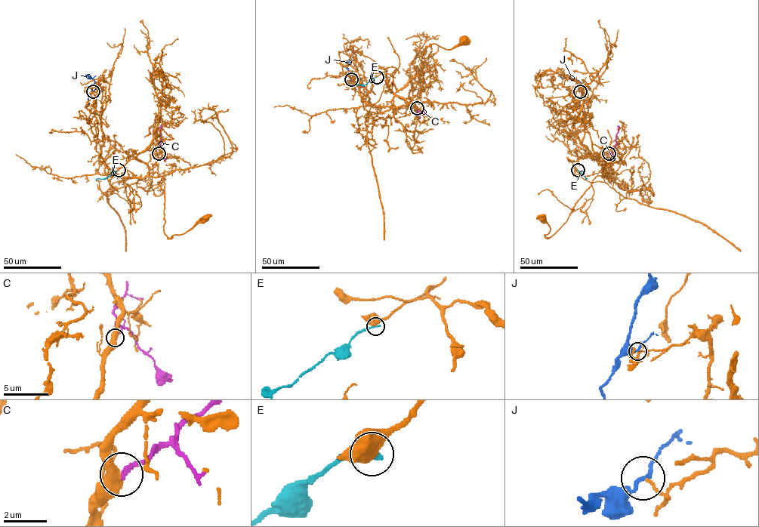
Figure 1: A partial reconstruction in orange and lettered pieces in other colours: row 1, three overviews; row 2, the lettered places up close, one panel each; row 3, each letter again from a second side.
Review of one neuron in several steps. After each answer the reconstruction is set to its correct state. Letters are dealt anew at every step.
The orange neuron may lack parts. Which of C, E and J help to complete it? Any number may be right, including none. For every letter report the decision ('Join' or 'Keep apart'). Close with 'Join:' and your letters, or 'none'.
C: Keep apart
E: Keep apart
J: Keep apart
Join: none

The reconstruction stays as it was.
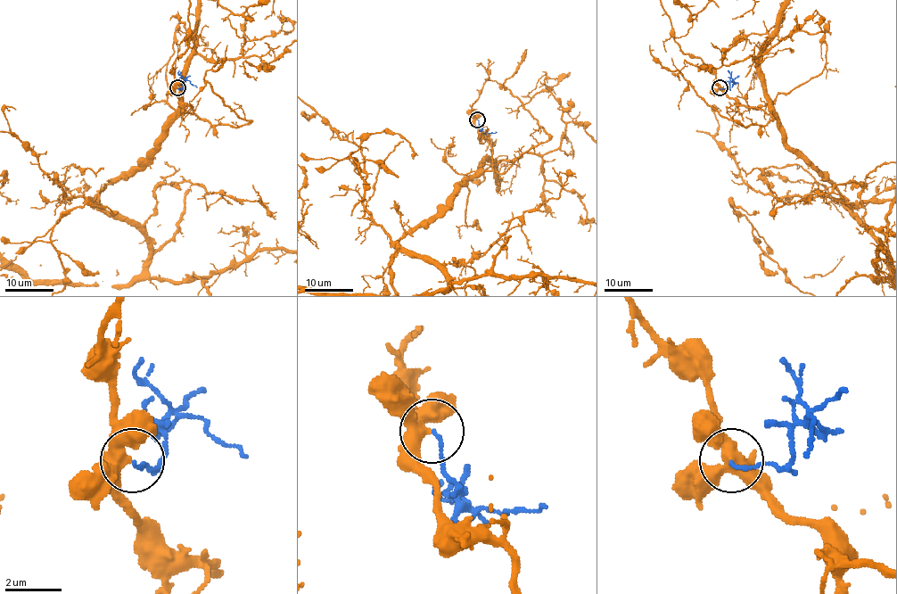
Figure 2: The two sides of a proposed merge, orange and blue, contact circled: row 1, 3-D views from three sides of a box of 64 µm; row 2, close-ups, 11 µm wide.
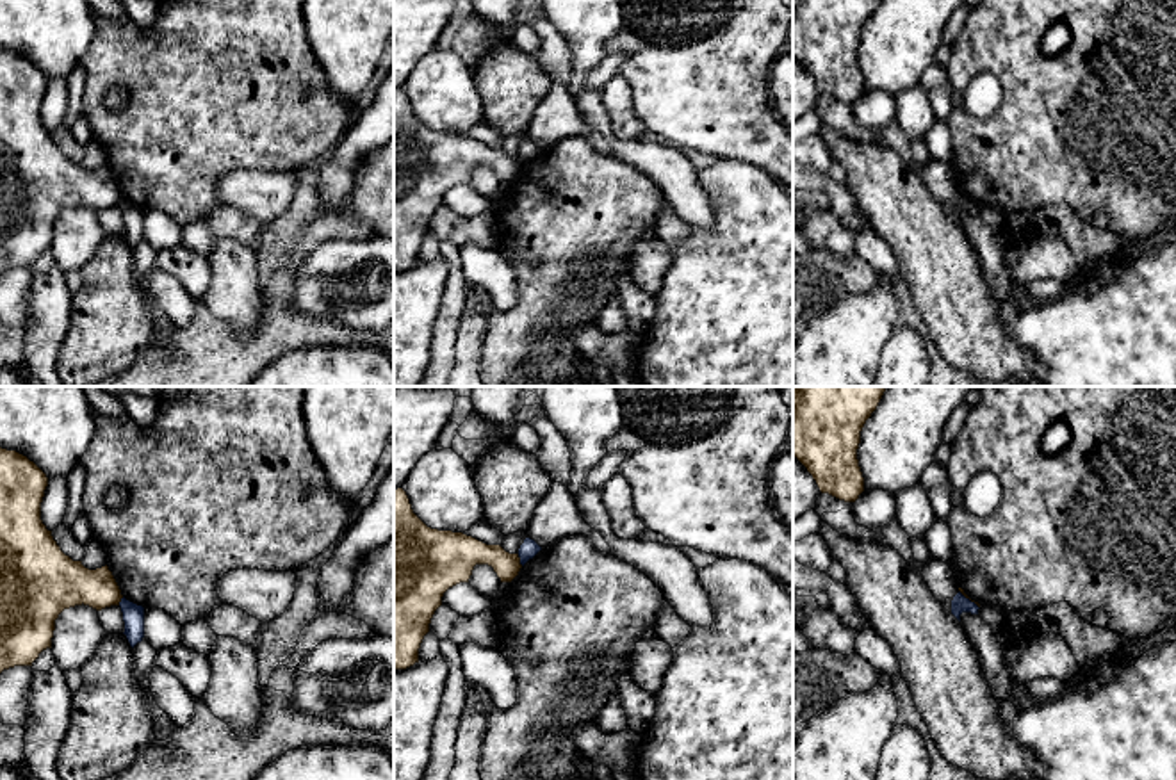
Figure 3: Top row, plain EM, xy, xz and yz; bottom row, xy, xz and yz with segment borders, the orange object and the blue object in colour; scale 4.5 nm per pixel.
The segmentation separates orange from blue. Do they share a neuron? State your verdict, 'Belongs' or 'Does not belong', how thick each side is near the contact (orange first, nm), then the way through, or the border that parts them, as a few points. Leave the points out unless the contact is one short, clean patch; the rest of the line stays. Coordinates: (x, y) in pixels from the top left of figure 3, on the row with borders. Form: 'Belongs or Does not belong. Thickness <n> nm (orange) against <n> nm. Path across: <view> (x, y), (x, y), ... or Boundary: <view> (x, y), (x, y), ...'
Does not belong. Thickness 150 nm (orange) against 80 nm. Boundary: xz (517, 554), (522, 565)

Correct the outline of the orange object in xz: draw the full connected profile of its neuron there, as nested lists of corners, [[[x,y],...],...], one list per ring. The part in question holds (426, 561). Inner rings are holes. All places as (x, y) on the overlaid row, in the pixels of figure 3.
[[[403,488],[394,490],[394,670],[406,670],[419,662],[419,648],[429,632],[435,611],[444,593],[469,582],[476,565],[494,568],[501,582],[511,582],[522,565],[519,554],[501,545],[486,545],[472,536],[428,527],[412,509]]]

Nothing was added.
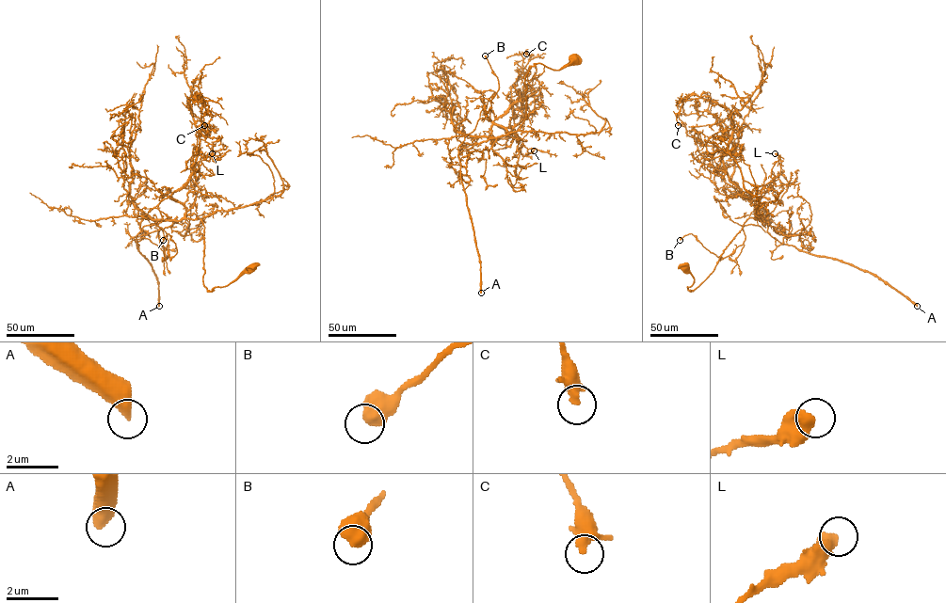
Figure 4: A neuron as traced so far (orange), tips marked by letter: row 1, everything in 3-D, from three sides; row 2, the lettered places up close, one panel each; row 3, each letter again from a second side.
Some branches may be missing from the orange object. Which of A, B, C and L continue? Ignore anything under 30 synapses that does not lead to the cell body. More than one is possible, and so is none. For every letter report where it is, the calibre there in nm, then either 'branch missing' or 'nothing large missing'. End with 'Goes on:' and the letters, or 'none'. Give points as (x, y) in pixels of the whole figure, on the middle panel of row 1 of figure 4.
A: (481, 293) | 500 nm | branch missing
B: (485, 55) | 650 nm | nothing large missing
C: (526, 54) | 320 nm | nothing large missing
L: (534, 150) | 550 nm | nothing large missing
Goes on: A

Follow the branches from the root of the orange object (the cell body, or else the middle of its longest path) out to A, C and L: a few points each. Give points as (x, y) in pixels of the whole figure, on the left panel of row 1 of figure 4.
A: (252, 267), (209, 291), (202, 278), (200, 219), (145, 217), (136, 242), (156, 274), (159, 306)
C: (252, 267), (209, 291), (203, 223), (171, 198), (198, 152), (196, 98), (207, 103), (204, 125)
L: (252, 267), (213, 291), (204, 285), (204, 226), (185, 214), (199, 188), (197, 163), (212, 153)

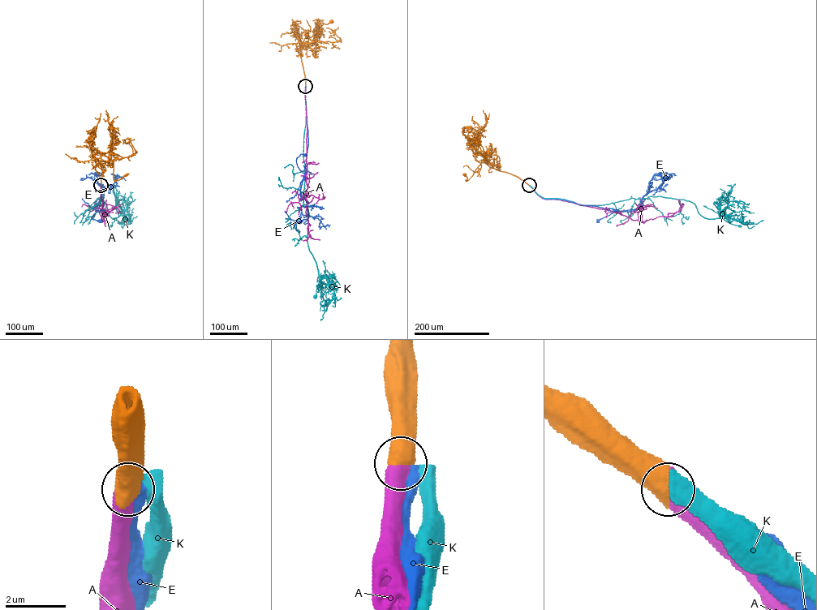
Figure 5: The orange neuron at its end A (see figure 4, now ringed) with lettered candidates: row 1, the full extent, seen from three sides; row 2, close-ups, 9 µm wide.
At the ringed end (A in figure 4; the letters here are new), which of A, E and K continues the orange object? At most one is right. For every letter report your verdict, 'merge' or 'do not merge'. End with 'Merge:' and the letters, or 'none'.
A: merge
E: do not merge
K: do not merge
Merge: A

